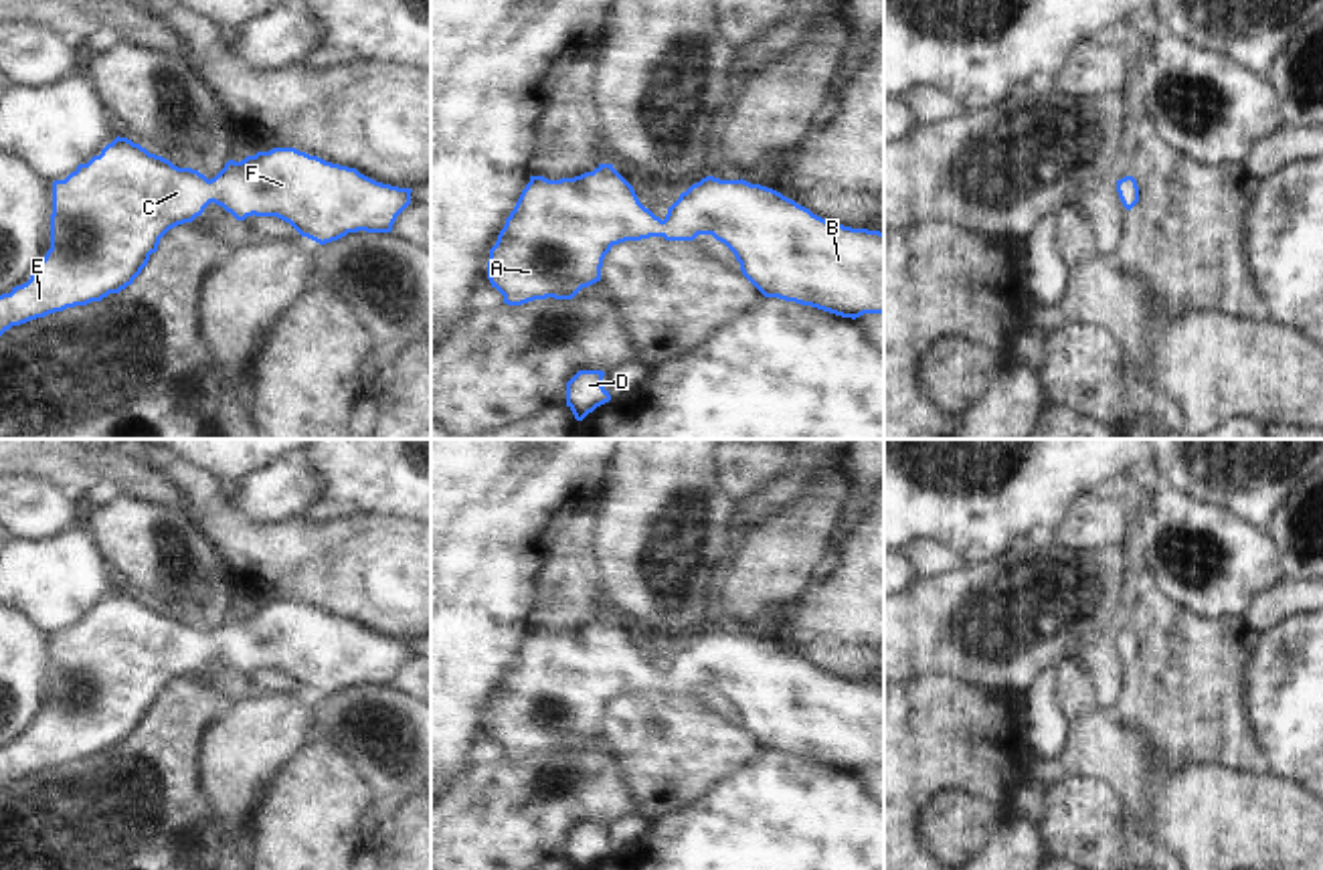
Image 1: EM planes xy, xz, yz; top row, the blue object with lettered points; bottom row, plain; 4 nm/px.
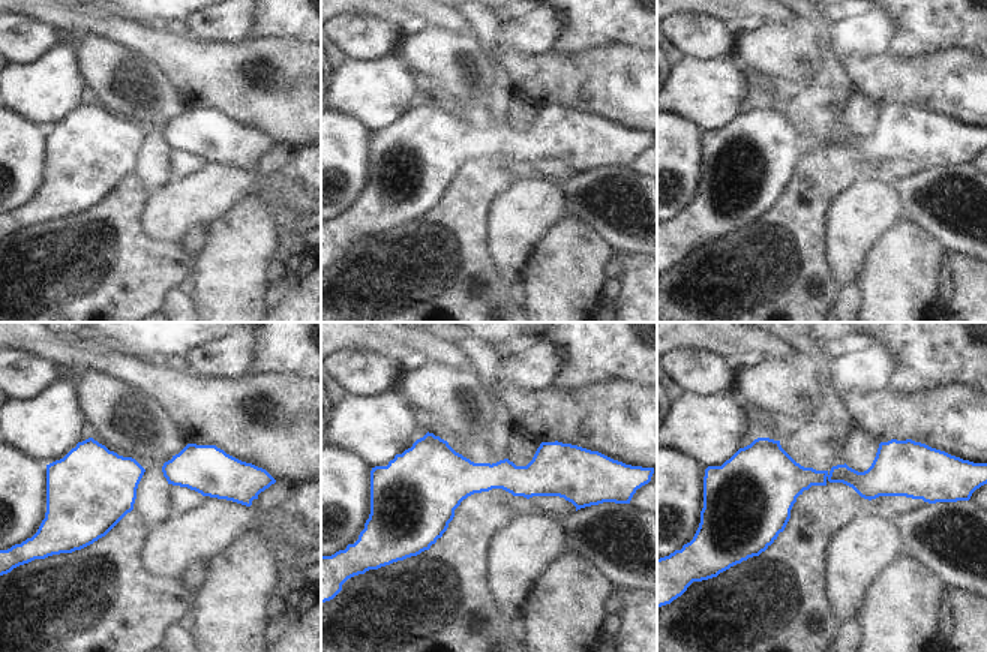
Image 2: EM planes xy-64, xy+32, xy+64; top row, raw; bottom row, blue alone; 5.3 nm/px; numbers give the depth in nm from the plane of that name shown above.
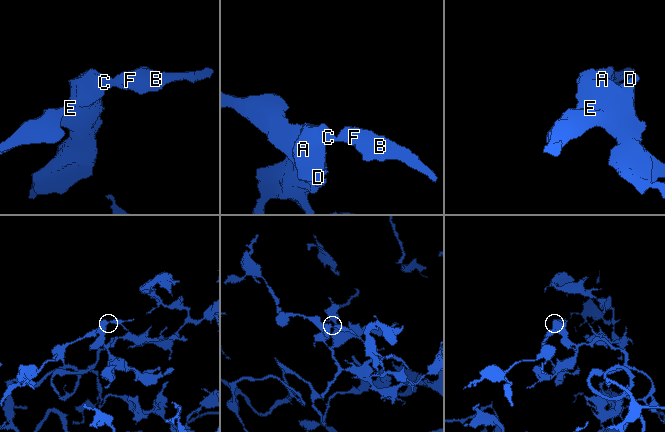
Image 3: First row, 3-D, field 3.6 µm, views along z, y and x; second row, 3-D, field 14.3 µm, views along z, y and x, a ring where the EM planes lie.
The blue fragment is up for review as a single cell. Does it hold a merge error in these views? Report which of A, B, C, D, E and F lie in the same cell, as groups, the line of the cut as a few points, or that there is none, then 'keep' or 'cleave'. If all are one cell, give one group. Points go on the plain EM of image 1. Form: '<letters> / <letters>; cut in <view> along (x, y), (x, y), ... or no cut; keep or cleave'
A B C D E F; no cut; keep

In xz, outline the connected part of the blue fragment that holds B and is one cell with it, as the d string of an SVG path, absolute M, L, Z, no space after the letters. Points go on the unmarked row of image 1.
M599 617L575 631L530 629L490 702L488 732L508 759L546 751L572 753L583 741L601 734L603 712L613 698L649 690L694 694L698 688L712 688L724 696L740 716L742 728L765 751L852 773L884 767L884 686L835 678L773 641L714 629L682 645L662 674L639 656L613 617Z

